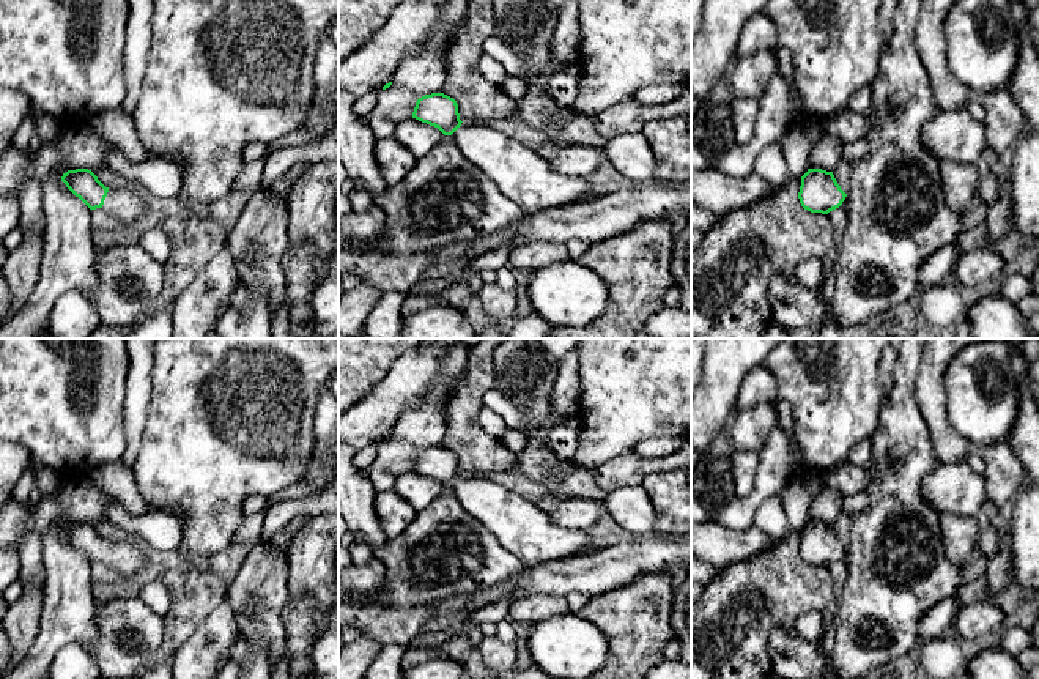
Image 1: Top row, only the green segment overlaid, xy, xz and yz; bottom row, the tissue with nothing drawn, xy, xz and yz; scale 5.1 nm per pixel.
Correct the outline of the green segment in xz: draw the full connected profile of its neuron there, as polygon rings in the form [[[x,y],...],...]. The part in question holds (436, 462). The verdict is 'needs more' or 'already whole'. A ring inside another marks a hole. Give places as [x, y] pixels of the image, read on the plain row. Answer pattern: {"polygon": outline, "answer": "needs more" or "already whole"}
{"polygon": [[[444,446],[419,451],[412,471],[450,488],[458,503],[526,569],[582,556],[597,542],[586,531],[557,526],[535,503],[485,476],[463,476],[457,454]]], "answer": "needs more"}

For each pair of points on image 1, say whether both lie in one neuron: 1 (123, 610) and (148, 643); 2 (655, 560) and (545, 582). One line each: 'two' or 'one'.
1: one
2: one

